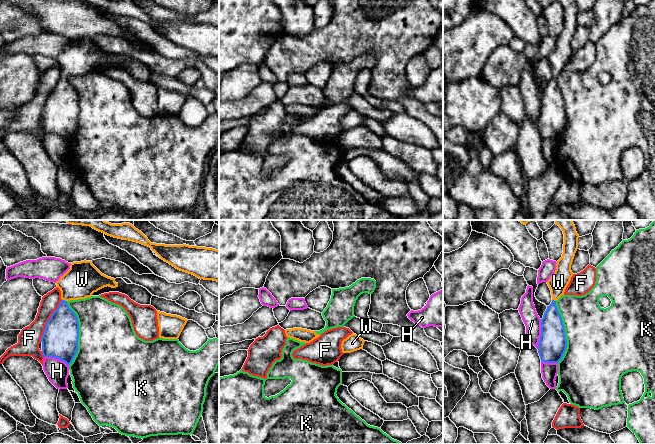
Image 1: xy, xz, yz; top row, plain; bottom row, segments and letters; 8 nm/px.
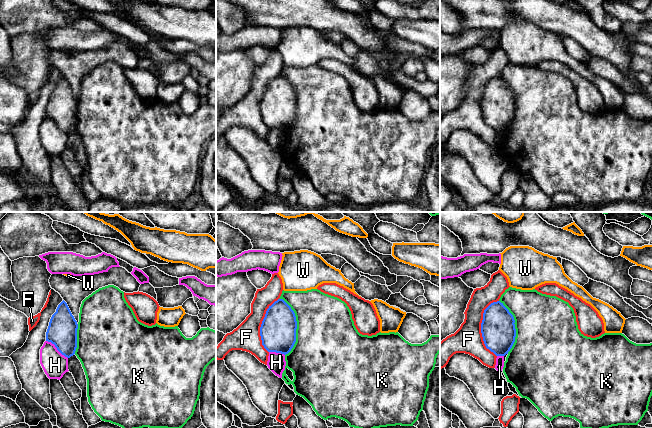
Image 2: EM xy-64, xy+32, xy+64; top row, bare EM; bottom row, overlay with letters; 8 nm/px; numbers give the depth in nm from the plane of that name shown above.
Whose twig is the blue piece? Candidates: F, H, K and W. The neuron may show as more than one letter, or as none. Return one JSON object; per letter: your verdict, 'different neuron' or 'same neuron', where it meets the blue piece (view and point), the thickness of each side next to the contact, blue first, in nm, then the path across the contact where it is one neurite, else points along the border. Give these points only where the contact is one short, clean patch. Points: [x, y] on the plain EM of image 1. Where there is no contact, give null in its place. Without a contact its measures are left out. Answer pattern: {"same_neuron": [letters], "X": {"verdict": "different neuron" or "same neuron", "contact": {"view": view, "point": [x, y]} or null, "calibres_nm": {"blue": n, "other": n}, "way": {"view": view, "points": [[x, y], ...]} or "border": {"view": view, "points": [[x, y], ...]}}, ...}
{"same_neuron": ["W"], "F": {"verdict": "different neuron", "contact": {"view": "xy", "point": [48, 96]}, "calibres_nm": {"blue": 280, "other": 180}}, "H": {"verdict": "different neuron", "contact": {"view": "yz", "point": [541, 110]}, "calibres_nm": {"blue": 220, "other": 140}, "border": {"view": "yz", "points": [[541, 95], [541, 111], [537, 124]]}}, "K": {"verdict": "different neuron", "contact": {"view": "xy", "point": [78, 109]}, "calibres_nm": {"blue": 280, "other": 480}}, "W": {"verdict": "same neuron", "contact": {"view": "xy", "point": [64, 76]}, "calibres_nm": {"blue": 280, "other": 280}, "way": {"view": "xy", "points": [[61, 107], [64, 76], [82, 55]]}}}

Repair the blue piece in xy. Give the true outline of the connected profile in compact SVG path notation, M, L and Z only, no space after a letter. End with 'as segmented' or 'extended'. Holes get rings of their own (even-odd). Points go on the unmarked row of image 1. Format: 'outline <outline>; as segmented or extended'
outline M81 37L70 39L70 45L60 53L56 58L57 63L61 67L61 78L57 85L53 88L50 95L46 99L44 109L41 113L42 118L42 130L44 133L54 133L70 141L76 132L78 127L78 114L79 114L79 99L76 90L69 84L67 78L70 76L85 75L91 73L94 68L104 64L104 63L118 63L118 59L115 58L114 54L108 53L102 50L91 37Z; extended

